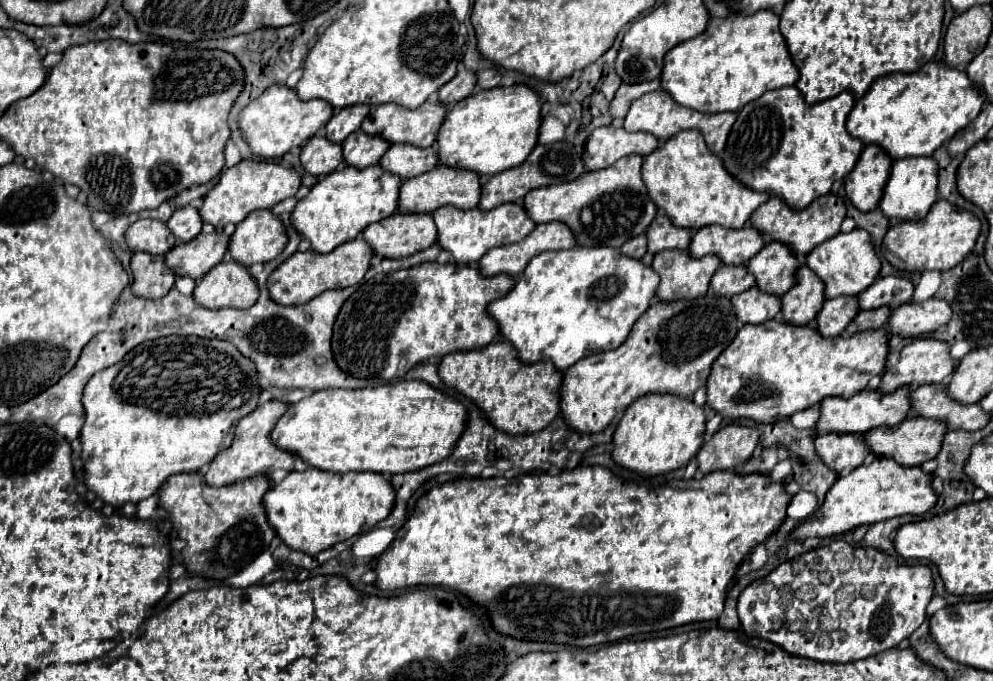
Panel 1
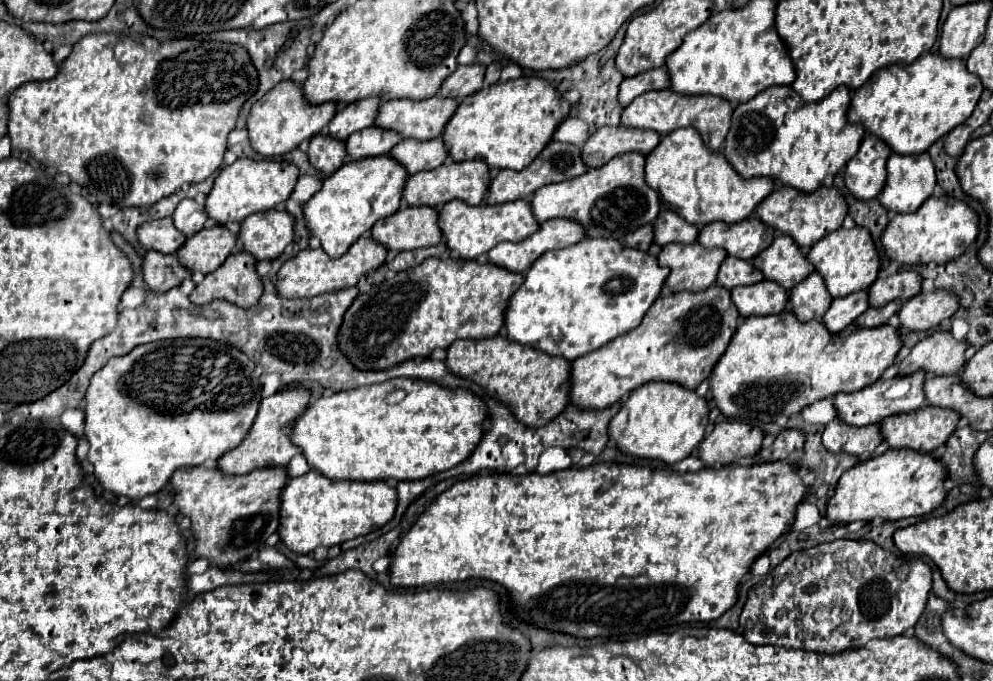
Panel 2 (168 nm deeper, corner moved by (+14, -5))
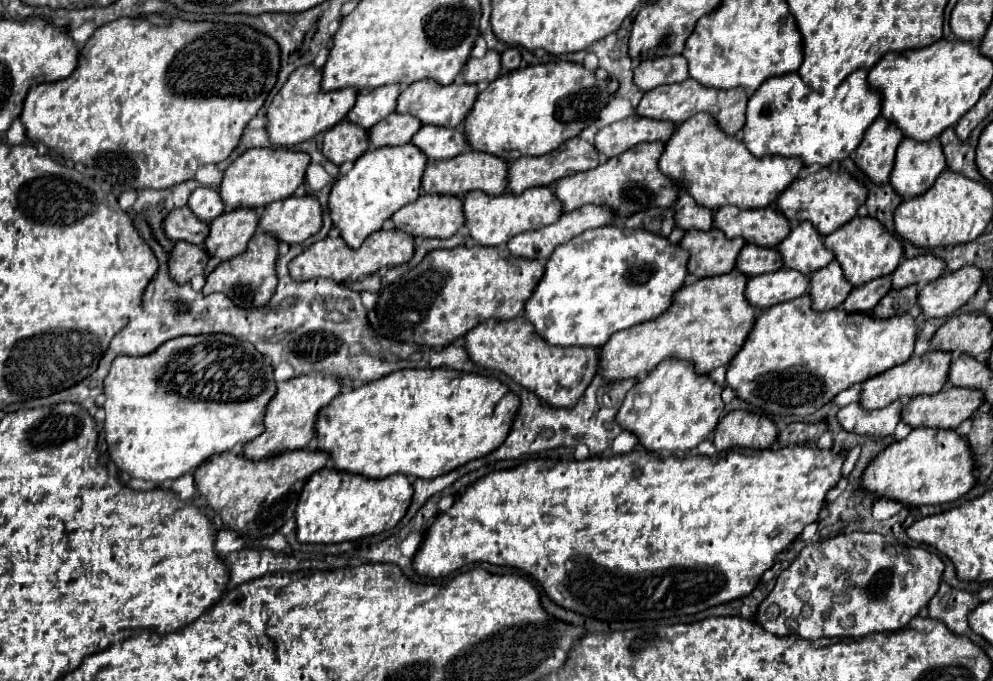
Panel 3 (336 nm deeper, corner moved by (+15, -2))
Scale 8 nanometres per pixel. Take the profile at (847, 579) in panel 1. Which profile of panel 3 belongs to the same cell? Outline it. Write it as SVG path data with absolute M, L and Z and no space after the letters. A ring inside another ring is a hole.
M848 532L848 534L838 534L834 538L828 538L824 542L816 542L816 544L808 544L800 556L790 564L790 568L786 568L776 582L776 588L768 594L768 598L760 604L758 614L756 614L756 622L764 626L764 630L778 634L778 636L788 636L788 634L798 634L800 638L806 640L816 640L816 638L824 638L824 636L848 636L848 638L860 638L860 636L868 636L874 632L896 632L908 626L908 622L930 602L930 598L936 594L936 588L940 588L940 580L944 574L944 562L938 554L928 552L926 548L920 546L904 546L900 544L894 536L884 536L884 534L866 534L866 532Z

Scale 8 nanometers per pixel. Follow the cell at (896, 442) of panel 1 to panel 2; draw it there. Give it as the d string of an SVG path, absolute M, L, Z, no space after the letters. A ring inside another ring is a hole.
M927 405L927 407L921 407L921 409L911 411L911 413L887 417L879 423L879 427L881 427L883 441L887 441L891 449L911 449L911 451L917 451L917 453L931 453L933 449L941 447L947 441L947 437L955 429L957 419L959 419L959 415L955 411Z

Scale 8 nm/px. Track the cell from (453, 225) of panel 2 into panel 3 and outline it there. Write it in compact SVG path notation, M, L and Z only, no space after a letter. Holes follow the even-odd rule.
M550 186L530 188L528 192L522 192L520 196L508 196L508 192L500 196L488 196L486 192L472 190L464 198L464 214L466 214L466 228L470 228L470 236L478 244L506 246L510 238L522 232L538 230L542 226L554 224L562 216L562 204Z

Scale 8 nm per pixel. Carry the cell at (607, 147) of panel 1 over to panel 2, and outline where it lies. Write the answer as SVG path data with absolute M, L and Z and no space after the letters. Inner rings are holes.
M601 127L581 147L583 163L591 167L601 167L617 153L651 153L657 143L659 135L647 129L627 129L627 127Z

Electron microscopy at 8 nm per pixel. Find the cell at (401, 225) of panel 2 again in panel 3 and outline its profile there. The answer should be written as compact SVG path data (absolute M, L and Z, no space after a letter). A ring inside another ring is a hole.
M422 194L416 202L402 206L392 222L412 236L450 238L464 226L462 204L462 198L452 194Z

